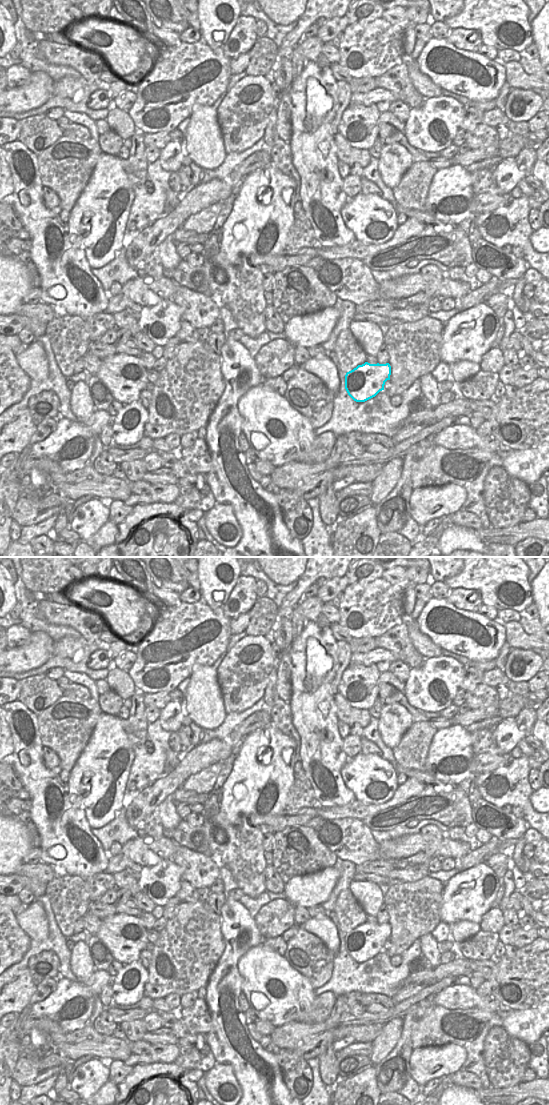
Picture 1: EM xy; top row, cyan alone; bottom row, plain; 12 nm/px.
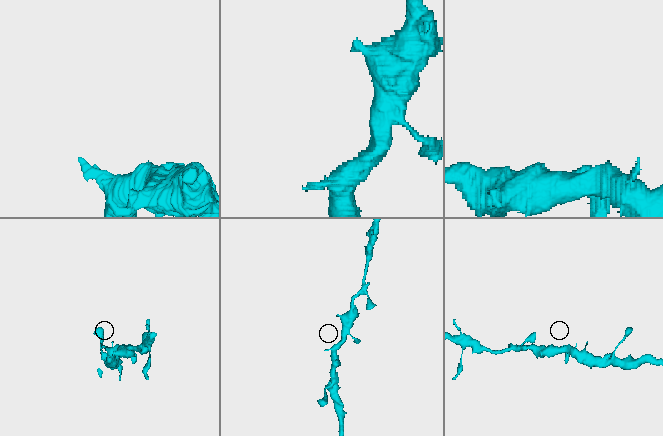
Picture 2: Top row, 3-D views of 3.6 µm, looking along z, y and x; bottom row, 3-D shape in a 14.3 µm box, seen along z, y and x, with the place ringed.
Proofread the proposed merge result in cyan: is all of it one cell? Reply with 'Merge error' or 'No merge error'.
No merge error.

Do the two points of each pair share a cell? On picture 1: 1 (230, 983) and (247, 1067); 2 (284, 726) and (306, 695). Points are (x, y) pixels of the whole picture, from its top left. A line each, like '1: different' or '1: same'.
1: same
2: different

